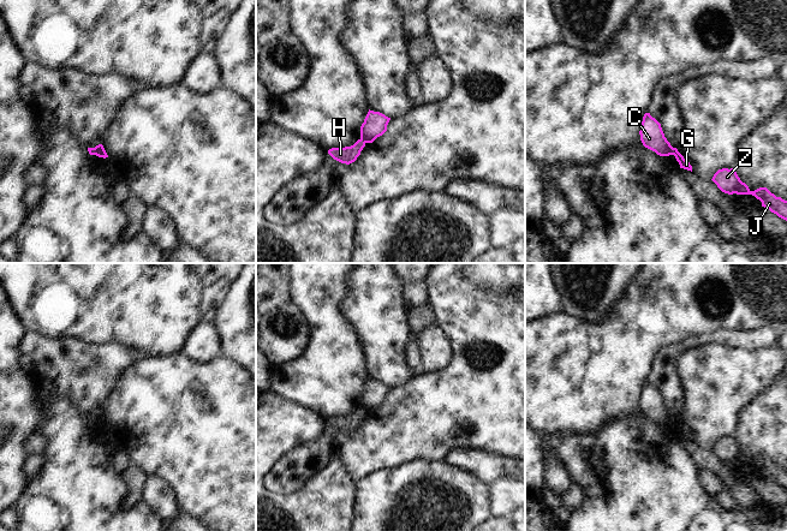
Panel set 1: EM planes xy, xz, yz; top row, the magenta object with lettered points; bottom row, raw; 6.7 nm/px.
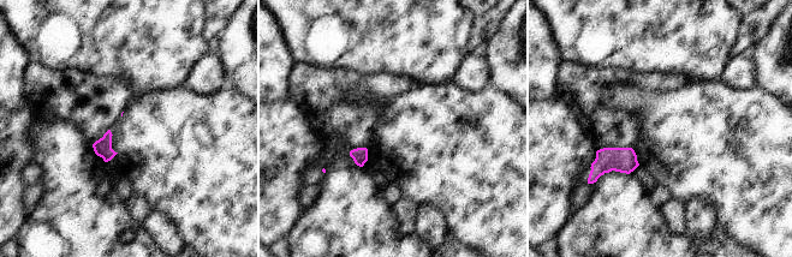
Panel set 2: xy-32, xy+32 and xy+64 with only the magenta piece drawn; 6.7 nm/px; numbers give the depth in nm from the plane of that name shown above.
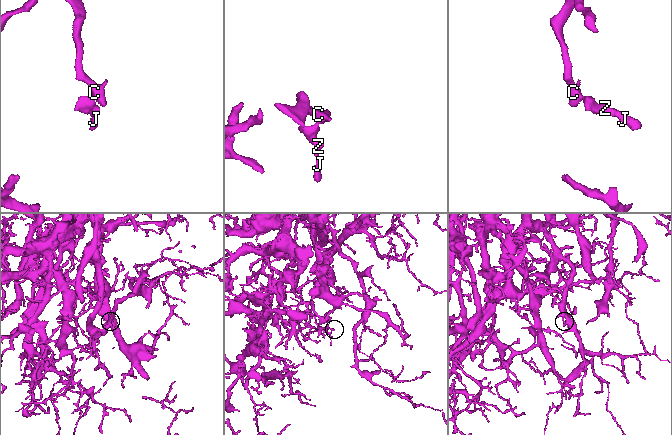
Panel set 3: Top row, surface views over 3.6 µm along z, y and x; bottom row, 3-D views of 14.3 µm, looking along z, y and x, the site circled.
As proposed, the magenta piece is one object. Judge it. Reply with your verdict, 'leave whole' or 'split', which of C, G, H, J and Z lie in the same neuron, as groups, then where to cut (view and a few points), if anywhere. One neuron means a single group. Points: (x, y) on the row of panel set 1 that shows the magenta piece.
split | C / G H J Z | yz (672, 148), (673, 154)

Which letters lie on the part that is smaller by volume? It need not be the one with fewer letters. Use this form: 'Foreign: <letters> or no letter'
Foreign: G, H, J, Z

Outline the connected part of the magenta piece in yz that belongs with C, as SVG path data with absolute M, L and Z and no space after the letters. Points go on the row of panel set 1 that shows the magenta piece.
M650 113L644 114L639 135L645 148L660 156L673 155L673 147L664 137L661 124Z

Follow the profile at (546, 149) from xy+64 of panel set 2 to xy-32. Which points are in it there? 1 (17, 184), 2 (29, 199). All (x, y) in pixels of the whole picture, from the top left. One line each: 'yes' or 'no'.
1: yes
2: no

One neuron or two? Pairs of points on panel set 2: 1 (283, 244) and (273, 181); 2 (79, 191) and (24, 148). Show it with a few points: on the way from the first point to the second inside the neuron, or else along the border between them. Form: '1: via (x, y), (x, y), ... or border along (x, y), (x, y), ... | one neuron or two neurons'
1: border along (285, 237), (272, 244) | two neurons
2: border along (33, 126), (34, 156), (30, 162) | two neurons

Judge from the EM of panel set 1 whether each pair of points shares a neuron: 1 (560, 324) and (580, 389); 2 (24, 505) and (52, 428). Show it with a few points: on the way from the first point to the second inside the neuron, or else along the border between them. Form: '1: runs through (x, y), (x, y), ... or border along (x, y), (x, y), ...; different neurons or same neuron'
1: runs through (560, 340), (560, 369), (565, 374); same neuron
2: runs through (43, 485), (54, 475), (54, 447); same neuron

